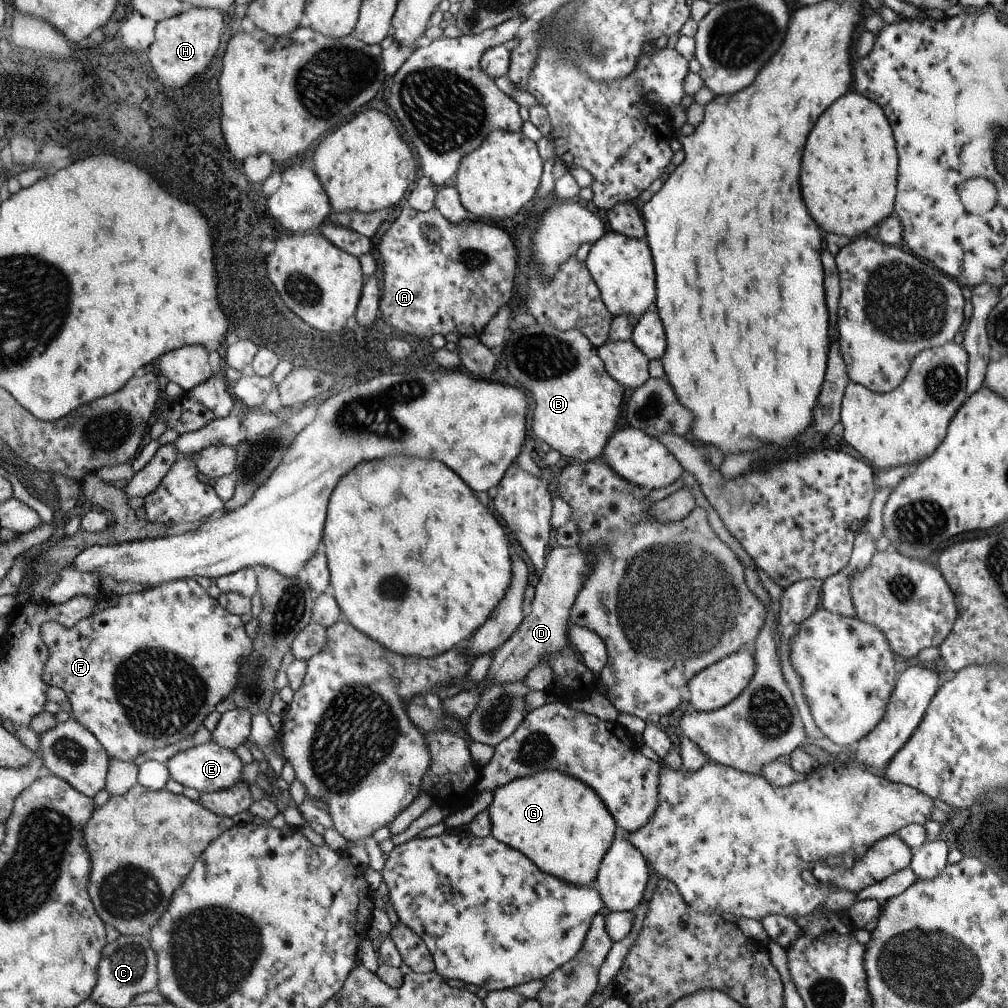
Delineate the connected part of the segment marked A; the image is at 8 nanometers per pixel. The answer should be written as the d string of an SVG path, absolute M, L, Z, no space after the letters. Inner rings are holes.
M407 204L404 205L400 215L390 224L390 228L388 228L386 233L382 236L378 246L378 252L380 252L380 258L382 258L382 276L384 276L384 278L382 278L382 298L380 300L379 310L386 324L389 324L392 328L398 330L398 332L406 332L406 334L412 334L412 336L419 336L421 339L423 337L431 338L431 336L434 335L442 335L444 337L446 334L450 334L450 332L454 332L454 334L460 337L480 338L484 327L492 320L492 317L504 307L504 304L510 300L510 296L512 296L514 278L516 278L516 248L514 248L514 242L512 242L512 238L508 236L508 232L494 223L488 224L486 221L472 218L454 224L436 207L428 212L418 212ZM432 225L440 230L441 238L436 244L430 244L426 236L422 237L422 227L427 226L432 228Z

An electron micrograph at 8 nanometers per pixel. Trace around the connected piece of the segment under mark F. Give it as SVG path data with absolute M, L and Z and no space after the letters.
M194 578L174 580L163 585L150 587L142 592L132 592L132 594L114 598L106 610L96 613L85 611L81 620L70 627L61 626L55 621L45 624L42 627L42 636L44 644L47 644L51 651L51 658L47 666L44 666L44 682L50 684L50 687L57 687L66 692L66 697L72 707L71 718L82 723L100 740L102 746L106 748L109 758L133 763L138 756L148 752L148 750L176 744L182 738L192 736L202 726L202 722L211 713L216 712L216 706L219 706L218 704L228 694L232 694L232 690L238 684L242 662L246 656L252 654L252 640L246 634L248 632L244 630L242 618L232 616L232 613L226 610L218 600L212 598Z

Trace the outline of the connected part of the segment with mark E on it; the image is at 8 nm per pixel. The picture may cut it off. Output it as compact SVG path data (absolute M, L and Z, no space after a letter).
M213 741L174 754L165 763L165 766L168 768L172 780L183 787L193 788L200 794L228 790L238 782L245 782L242 773L246 764L242 764L242 760L236 756L234 750L220 747L218 743Z

